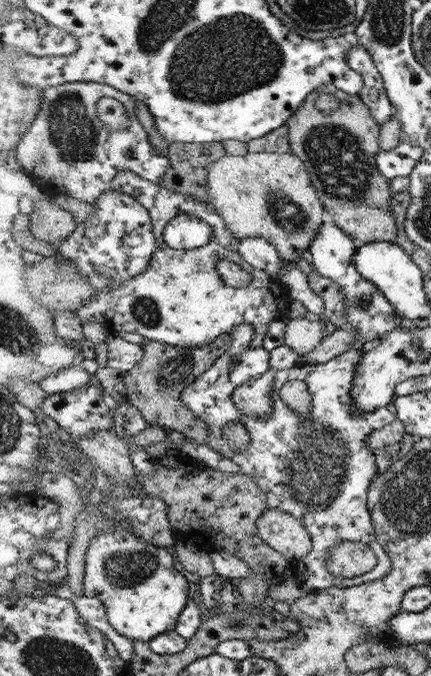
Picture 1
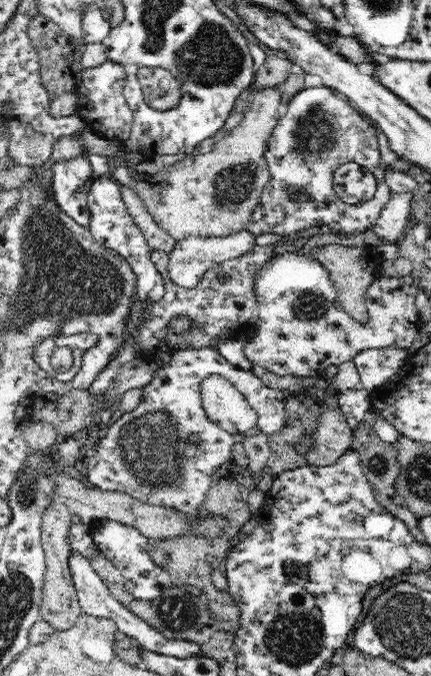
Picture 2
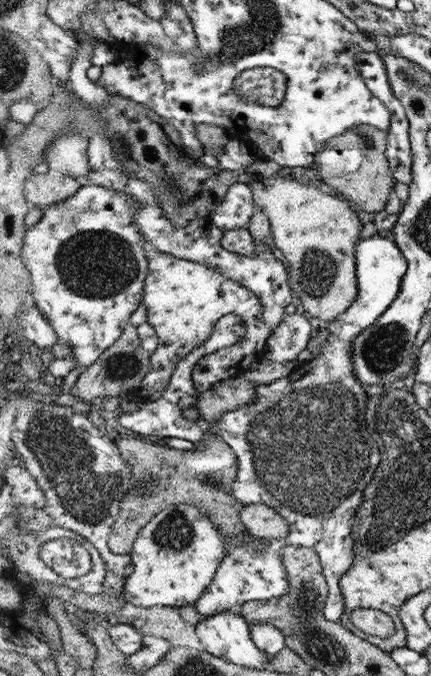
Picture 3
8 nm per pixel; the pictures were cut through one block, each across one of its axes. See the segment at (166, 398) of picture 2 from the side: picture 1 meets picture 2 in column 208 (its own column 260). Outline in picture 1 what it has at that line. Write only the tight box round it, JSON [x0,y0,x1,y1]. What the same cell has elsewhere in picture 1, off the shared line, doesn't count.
[183,317,400,593]

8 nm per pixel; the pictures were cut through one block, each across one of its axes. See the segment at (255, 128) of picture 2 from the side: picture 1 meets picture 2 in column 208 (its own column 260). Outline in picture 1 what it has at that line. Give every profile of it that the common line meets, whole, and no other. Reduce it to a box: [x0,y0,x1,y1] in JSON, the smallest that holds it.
[209,150,324,261]

